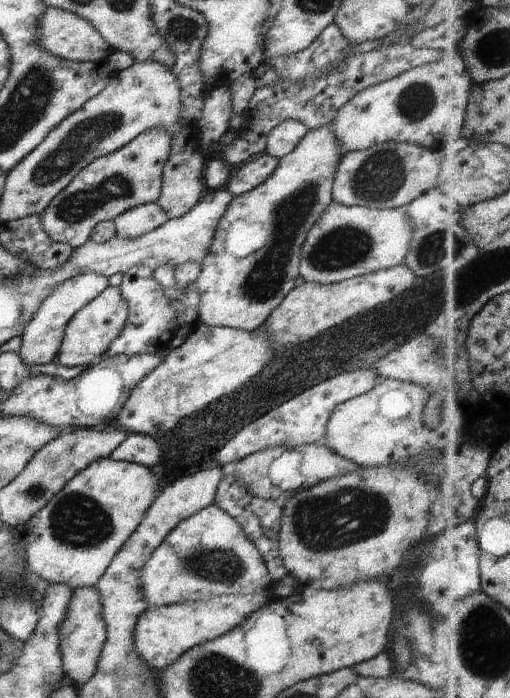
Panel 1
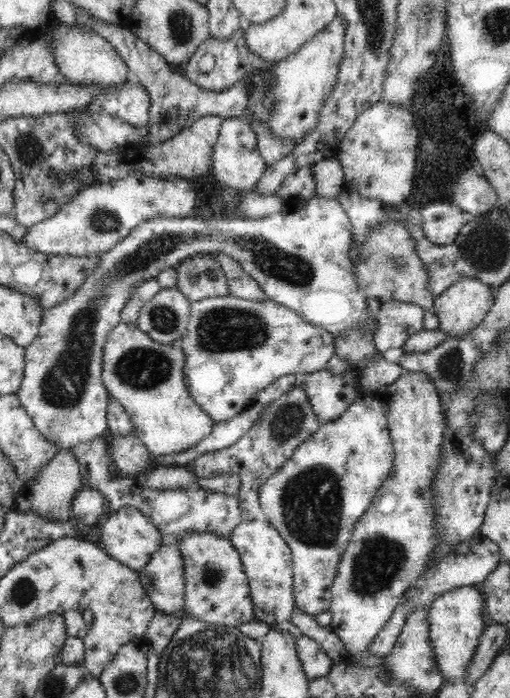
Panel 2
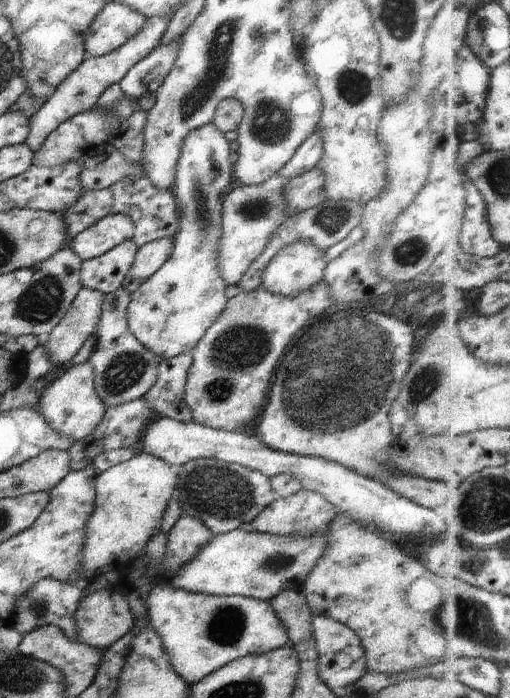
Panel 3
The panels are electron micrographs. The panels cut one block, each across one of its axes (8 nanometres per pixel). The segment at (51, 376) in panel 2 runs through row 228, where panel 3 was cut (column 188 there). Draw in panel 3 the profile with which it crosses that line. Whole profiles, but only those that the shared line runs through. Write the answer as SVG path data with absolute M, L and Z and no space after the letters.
M211 122L190 130L183 138L171 193L175 197L179 226L171 256L131 294L126 308L129 332L160 359L189 353L223 310L227 286L217 268L220 237L219 194L232 179L229 142Z

